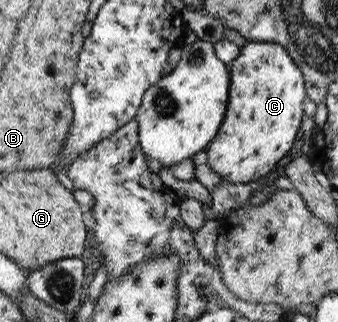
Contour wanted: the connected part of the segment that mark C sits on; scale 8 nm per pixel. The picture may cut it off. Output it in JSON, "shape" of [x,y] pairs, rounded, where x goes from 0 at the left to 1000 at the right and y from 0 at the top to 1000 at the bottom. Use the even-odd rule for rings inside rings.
{"shape":[[[731,130],[713,143],[713,168],[683,196],[683,286],[678,289],[672,360],[651,391],[651,410],[612,460],[618,516],[666,565],[731,571],[796,543],[814,509],[873,460],[879,404],[896,366],[896,236],[876,189],[852,168],[846,146],[799,130]]]}

